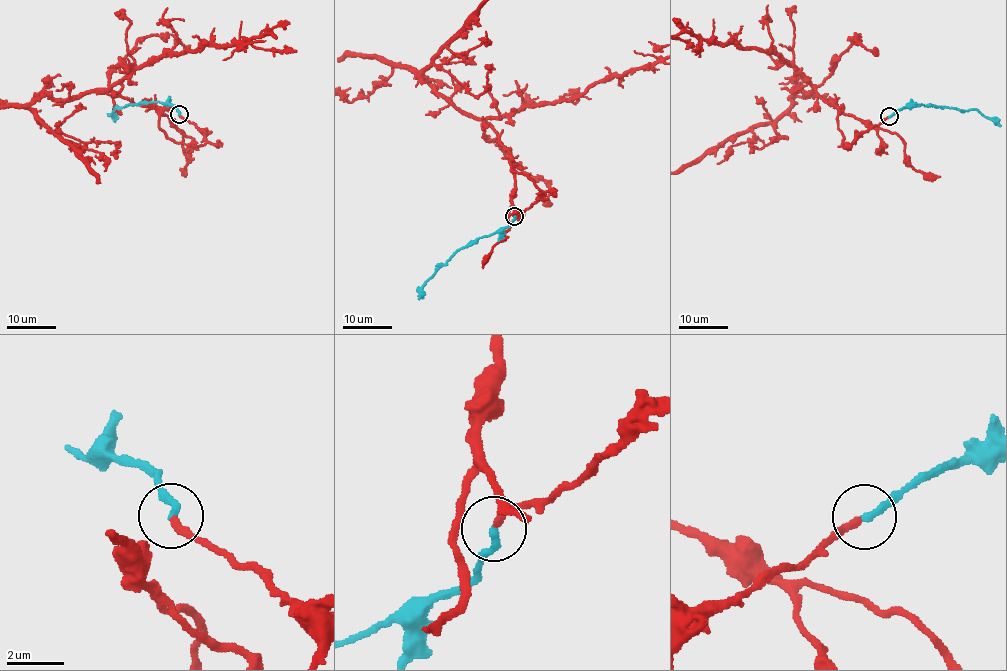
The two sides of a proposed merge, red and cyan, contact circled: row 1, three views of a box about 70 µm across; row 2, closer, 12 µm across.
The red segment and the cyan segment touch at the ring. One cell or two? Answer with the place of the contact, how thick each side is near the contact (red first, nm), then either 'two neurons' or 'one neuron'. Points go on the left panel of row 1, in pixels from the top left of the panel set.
(179, 114) | 240/280 nm | one neuron

